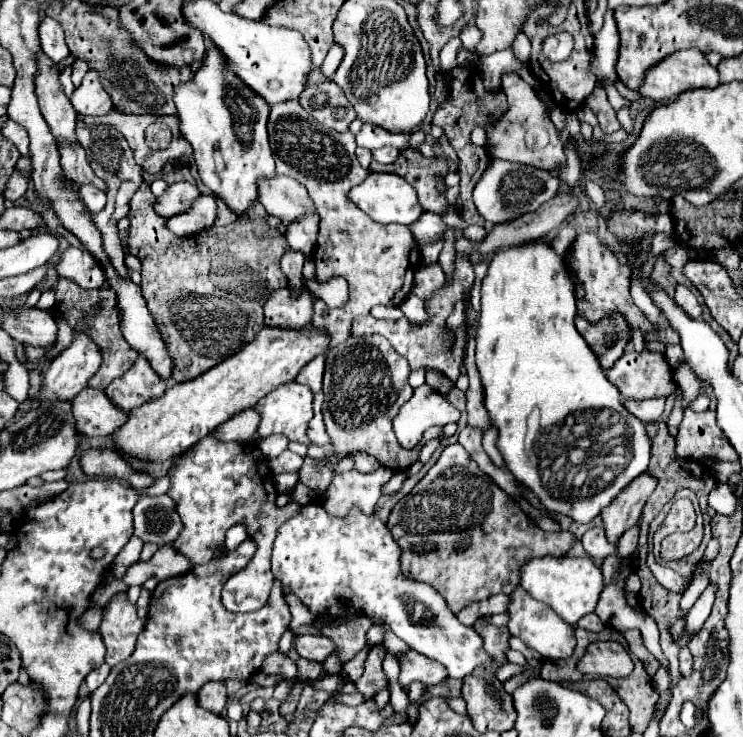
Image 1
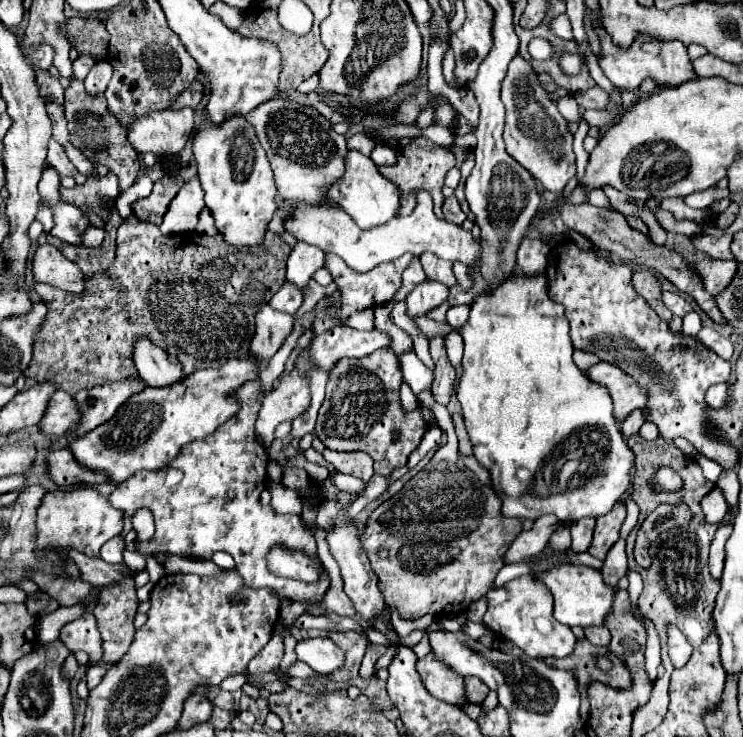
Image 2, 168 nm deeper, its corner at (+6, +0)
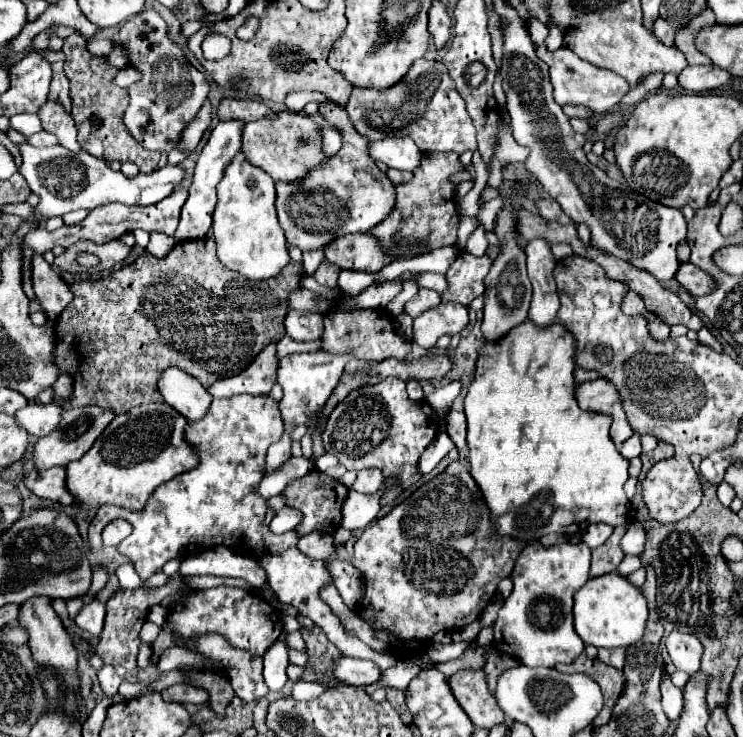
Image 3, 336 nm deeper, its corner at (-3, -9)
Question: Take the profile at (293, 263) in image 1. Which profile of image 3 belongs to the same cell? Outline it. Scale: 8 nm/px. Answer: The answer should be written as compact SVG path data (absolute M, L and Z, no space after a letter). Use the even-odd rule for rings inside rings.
M289 309L285 315L285 329L295 341L313 341L323 333L323 315L297 313L297 309Z

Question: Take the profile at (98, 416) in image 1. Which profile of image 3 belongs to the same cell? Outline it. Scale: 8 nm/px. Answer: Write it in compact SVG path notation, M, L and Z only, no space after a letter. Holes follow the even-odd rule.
M35 403L35 405L27 405L25 409L15 413L17 423L29 431L29 435L37 437L45 437L45 433L53 433L53 429L57 429L59 421L61 421L61 407L55 403L43 405L43 403Z

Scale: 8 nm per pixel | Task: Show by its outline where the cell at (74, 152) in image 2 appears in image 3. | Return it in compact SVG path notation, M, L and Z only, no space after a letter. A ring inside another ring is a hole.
M47 101L41 109L39 109L39 117L41 117L41 123L43 123L43 129L57 135L59 143L73 151L73 153L79 153L83 151L81 145L77 143L77 129L75 129L75 123L73 123L73 117L69 113L63 111L61 105L53 103L53 101Z

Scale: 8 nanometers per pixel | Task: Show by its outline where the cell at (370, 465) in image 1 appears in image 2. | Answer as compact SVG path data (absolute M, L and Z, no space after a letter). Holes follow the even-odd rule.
M324 450L324 458L344 474L352 474L364 482L368 482L374 474L372 470L372 458L364 452L332 452Z

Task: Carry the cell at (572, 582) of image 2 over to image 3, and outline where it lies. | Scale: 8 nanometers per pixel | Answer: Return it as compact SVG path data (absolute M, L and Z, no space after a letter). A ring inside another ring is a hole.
M619 573L589 579L585 587L577 589L573 603L573 625L577 635L595 647L627 647L643 637L647 621L647 601L625 577Z

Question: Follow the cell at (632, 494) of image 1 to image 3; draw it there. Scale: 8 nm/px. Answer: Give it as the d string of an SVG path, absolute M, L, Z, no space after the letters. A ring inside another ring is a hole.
M615 527L613 535L609 537L609 541L605 541L605 545L593 549L593 559L591 559L591 577L599 577L605 573L611 573L617 569L617 565L621 563L621 559L625 557L623 551L619 549L619 539L625 535L627 527Z

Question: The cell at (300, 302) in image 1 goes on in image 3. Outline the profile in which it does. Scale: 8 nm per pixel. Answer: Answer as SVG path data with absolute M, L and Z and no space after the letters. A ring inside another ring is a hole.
M271 343L253 359L245 371L217 381L213 387L209 387L209 393L213 397L233 397L241 393L265 395L277 381L277 361L277 343Z

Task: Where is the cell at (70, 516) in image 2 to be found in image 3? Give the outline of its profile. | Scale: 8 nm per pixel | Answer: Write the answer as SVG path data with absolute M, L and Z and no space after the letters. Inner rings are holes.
M115 519L103 529L103 545L105 547L117 547L127 535L131 533L131 525L125 519Z

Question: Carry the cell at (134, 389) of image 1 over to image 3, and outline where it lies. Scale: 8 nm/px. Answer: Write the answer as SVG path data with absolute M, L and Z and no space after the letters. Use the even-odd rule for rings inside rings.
M85 405L85 407L77 407L77 409L67 409L61 415L61 423L59 427L47 435L41 437L35 443L35 465L37 469L47 469L47 467L57 467L57 465L67 465L71 461L77 461L79 457L83 457L91 445L95 443L95 439L105 431L105 427L113 421L113 409L103 409L97 405Z

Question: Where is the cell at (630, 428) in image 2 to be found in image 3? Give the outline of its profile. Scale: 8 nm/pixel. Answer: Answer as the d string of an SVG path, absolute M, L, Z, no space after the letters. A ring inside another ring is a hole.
M633 433L633 435L621 445L621 455L627 457L627 459L633 459L633 457L639 457L639 455L641 455L641 435L639 435L639 433Z

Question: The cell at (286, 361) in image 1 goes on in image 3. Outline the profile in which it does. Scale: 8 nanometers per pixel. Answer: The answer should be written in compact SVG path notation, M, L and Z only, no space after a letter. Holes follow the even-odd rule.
M147 403L117 415L85 457L67 465L67 485L85 507L117 505L143 509L147 497L173 477L197 467L197 449L185 439L189 421L167 403Z

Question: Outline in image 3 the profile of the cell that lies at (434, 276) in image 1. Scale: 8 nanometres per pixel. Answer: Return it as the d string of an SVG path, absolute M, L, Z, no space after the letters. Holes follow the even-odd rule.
M437 305L423 311L413 321L413 341L425 349L432 349L441 335L455 335L467 325L465 305Z

